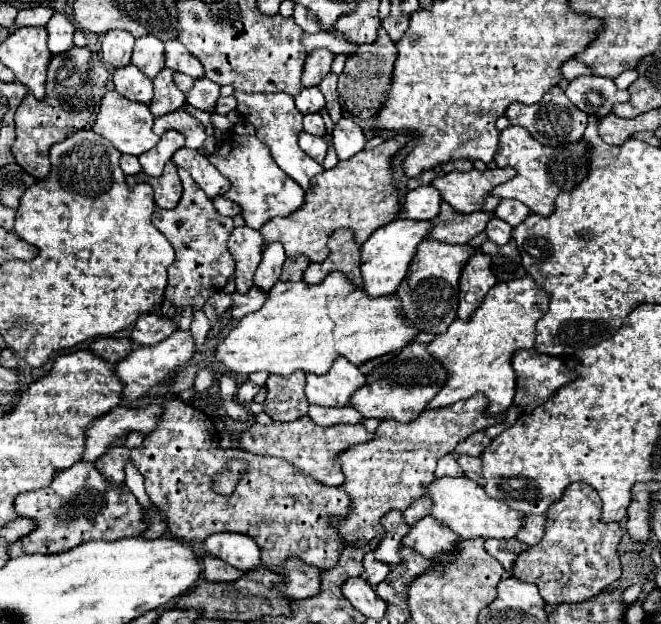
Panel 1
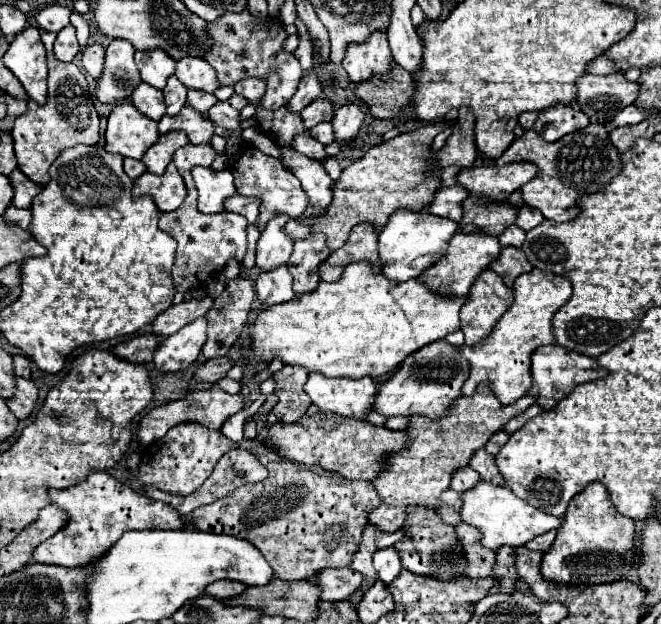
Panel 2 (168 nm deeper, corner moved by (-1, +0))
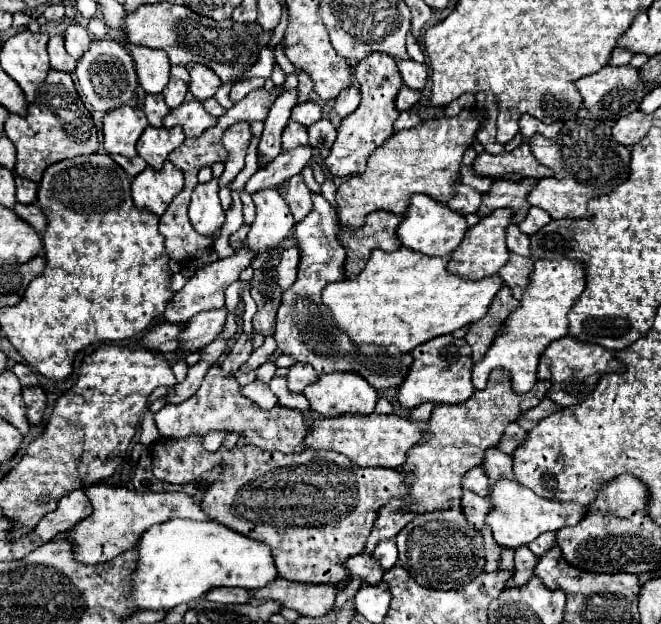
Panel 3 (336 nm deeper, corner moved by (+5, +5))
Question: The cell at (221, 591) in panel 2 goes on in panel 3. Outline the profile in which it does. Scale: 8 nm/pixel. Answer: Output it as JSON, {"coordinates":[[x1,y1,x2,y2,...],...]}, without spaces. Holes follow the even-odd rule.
{"coordinates":[[212,589,212,593,206,593,206,599,214,603,224,603,224,605,248,603,250,593,246,589]]}

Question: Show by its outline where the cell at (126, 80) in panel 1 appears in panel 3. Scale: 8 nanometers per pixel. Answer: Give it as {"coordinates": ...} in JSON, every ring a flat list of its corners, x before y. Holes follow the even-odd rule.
{"coordinates":[[146,95,144,113,146,113,146,119,148,119,150,125,162,127,162,119,170,113,170,109,164,103,164,97,162,95]]}

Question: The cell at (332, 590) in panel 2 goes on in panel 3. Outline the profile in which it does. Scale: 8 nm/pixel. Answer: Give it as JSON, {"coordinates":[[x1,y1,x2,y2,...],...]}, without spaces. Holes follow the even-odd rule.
{"coordinates":[[366,553,356,555,356,557,350,557,350,559,346,561,346,567,348,567,352,579,362,577,362,579,364,579,366,583,370,583,370,585,380,583,382,577,384,577,384,571,380,569,380,563,374,561,374,557,372,557,372,555,366,555]]}

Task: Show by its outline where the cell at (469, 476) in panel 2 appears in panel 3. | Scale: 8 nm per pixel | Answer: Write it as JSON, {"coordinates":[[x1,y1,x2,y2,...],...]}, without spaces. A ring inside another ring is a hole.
{"coordinates":[[474,467,470,469,464,479,462,479,462,487,480,495,480,497,488,497,488,489,490,489,490,483,488,483,488,477,484,473,484,469,480,467]]}

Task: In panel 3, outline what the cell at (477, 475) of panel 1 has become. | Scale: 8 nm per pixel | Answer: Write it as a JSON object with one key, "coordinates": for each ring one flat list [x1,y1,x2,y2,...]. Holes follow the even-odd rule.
{"coordinates":[[488,449,486,453,486,461,484,461,484,469,486,475,492,481,502,481,502,479,514,479,512,473,512,455,502,453,500,449]]}

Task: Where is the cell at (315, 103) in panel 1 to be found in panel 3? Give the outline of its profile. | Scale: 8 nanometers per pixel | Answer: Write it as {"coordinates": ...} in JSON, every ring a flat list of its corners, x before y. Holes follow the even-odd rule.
{"coordinates":[[306,101,302,105,296,105,292,109,292,117,290,119,296,121,296,123,300,123,300,125,304,125,304,127,310,127,312,123,316,123,316,121,322,119,320,105,314,103,314,101]]}

